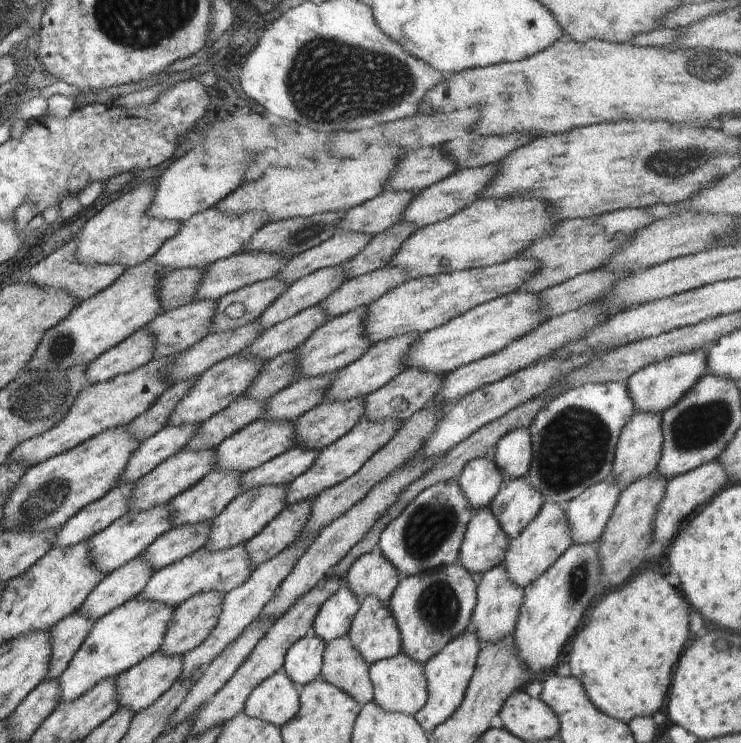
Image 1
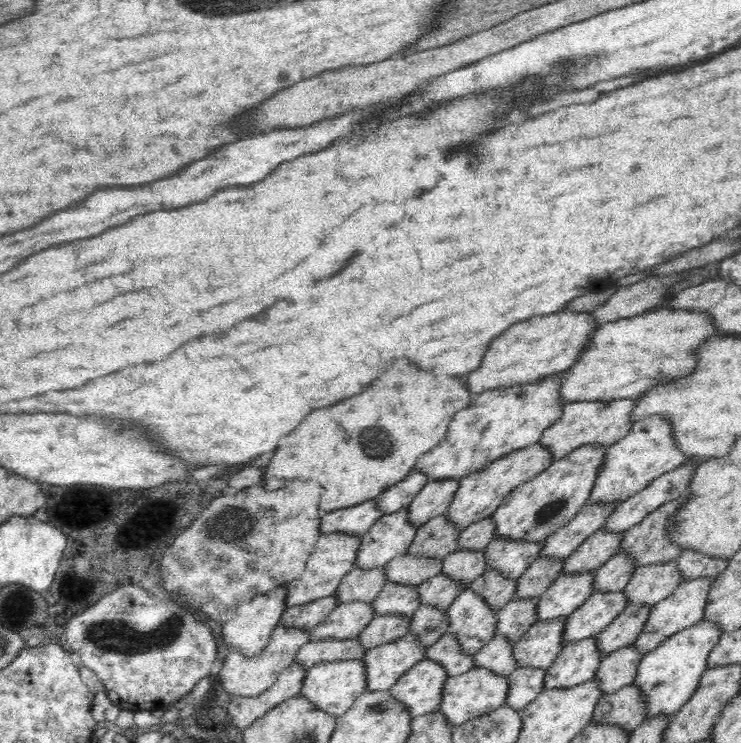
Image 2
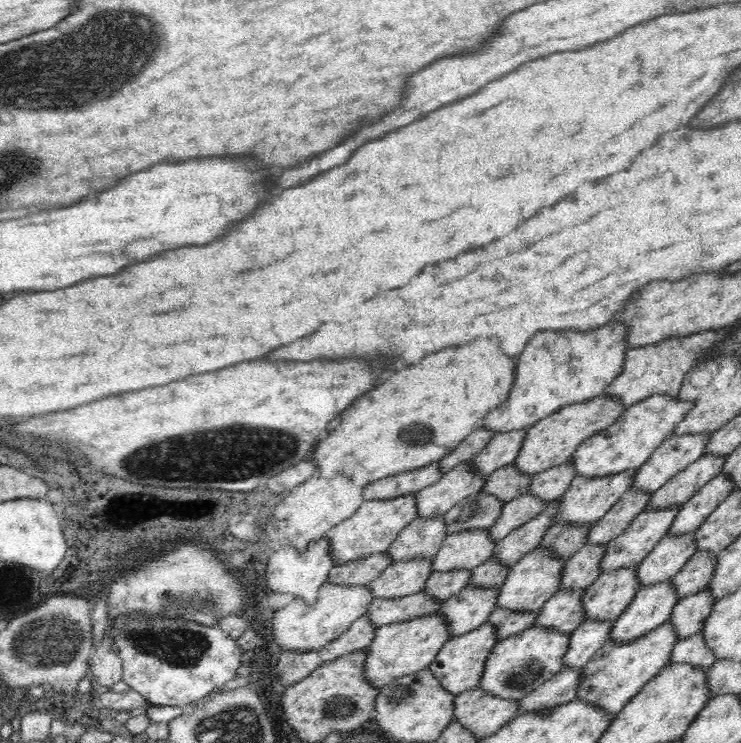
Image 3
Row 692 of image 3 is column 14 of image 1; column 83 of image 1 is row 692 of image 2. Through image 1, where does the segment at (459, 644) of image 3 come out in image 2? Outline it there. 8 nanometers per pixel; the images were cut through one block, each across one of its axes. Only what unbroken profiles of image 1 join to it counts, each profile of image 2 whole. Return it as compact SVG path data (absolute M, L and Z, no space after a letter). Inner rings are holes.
M426 658L402 674L388 693L417 717L438 709L448 677L442 664Z

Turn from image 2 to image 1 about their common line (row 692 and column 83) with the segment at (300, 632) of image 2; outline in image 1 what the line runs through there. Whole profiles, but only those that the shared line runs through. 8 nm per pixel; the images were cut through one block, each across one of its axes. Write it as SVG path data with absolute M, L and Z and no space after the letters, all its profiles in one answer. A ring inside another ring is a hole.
M144 181L113 200L102 208L88 222L78 234L79 250L77 259L91 265L121 264L125 268L141 265L148 261L160 250L168 239L171 239L181 227L182 222L170 219L157 219L147 215L152 204L157 182Z

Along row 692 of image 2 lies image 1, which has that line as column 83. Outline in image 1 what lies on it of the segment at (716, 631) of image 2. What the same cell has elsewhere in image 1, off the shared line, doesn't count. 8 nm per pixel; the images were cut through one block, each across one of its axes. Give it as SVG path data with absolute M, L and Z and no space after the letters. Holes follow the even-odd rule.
M134 597L101 616L93 624L86 640L69 662L68 668L58 678L62 691L61 702L79 698L104 679L116 678L122 672L137 665L143 658L158 651L173 610L174 608L160 601Z

